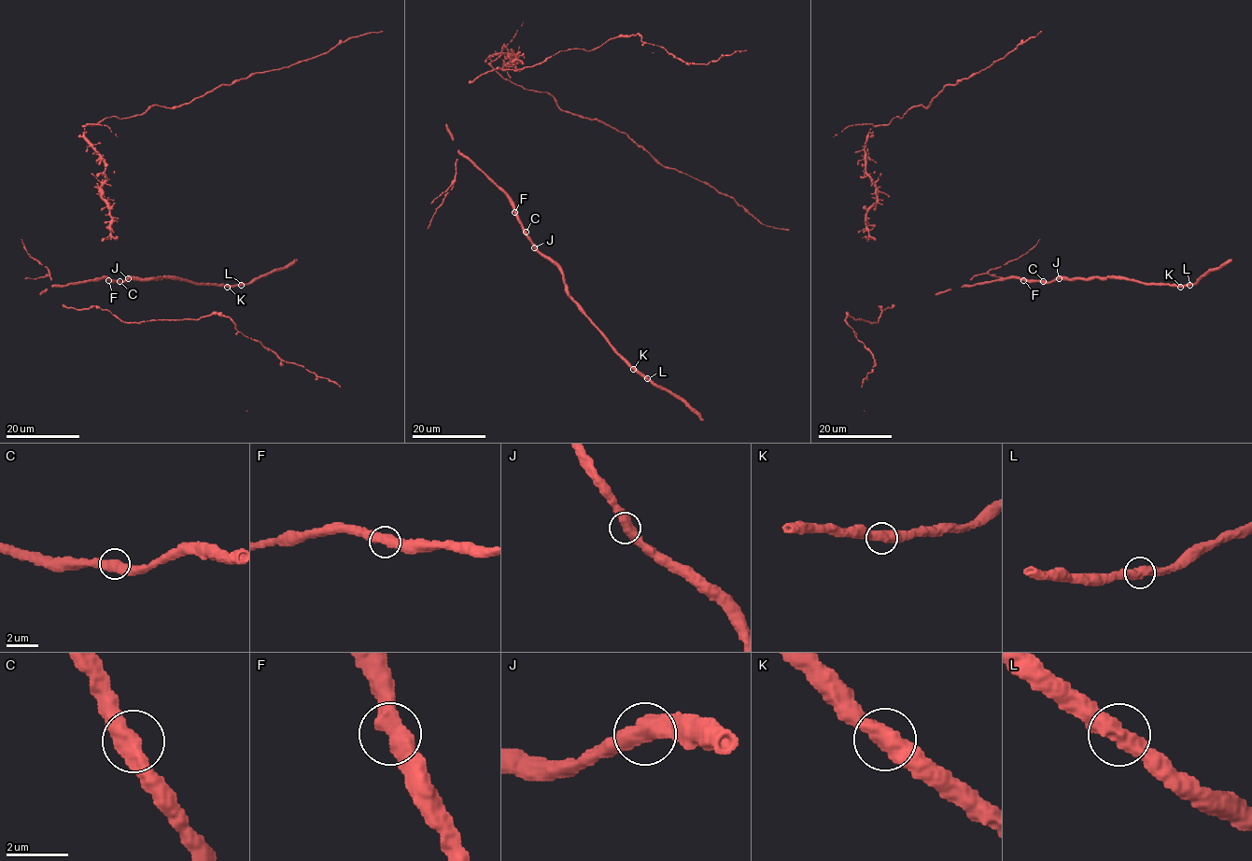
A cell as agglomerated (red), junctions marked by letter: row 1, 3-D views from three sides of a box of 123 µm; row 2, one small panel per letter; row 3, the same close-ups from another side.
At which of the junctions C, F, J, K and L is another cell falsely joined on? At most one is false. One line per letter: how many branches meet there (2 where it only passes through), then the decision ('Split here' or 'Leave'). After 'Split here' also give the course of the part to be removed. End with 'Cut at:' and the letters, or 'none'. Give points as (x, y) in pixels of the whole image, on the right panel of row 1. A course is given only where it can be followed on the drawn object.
C: Branches: 2. Leave
F: Branches: 2. Leave
J: Branches: 2. Leave
K: Branches: 2. Leave
L: Branches: 2. Leave
Cut at: none

